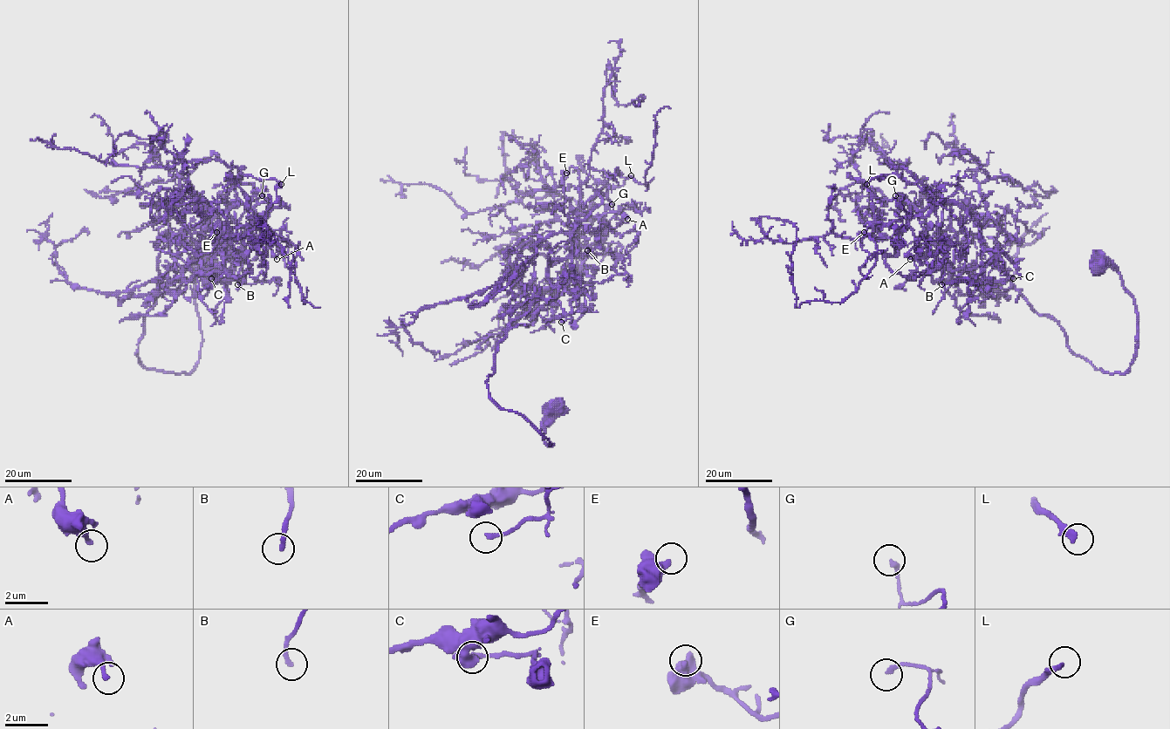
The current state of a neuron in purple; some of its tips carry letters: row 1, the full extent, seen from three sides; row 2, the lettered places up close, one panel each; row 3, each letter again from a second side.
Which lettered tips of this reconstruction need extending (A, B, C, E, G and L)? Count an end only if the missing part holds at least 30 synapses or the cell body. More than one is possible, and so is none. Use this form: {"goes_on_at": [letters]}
{"goes_on_at": ["B", "L"]}

